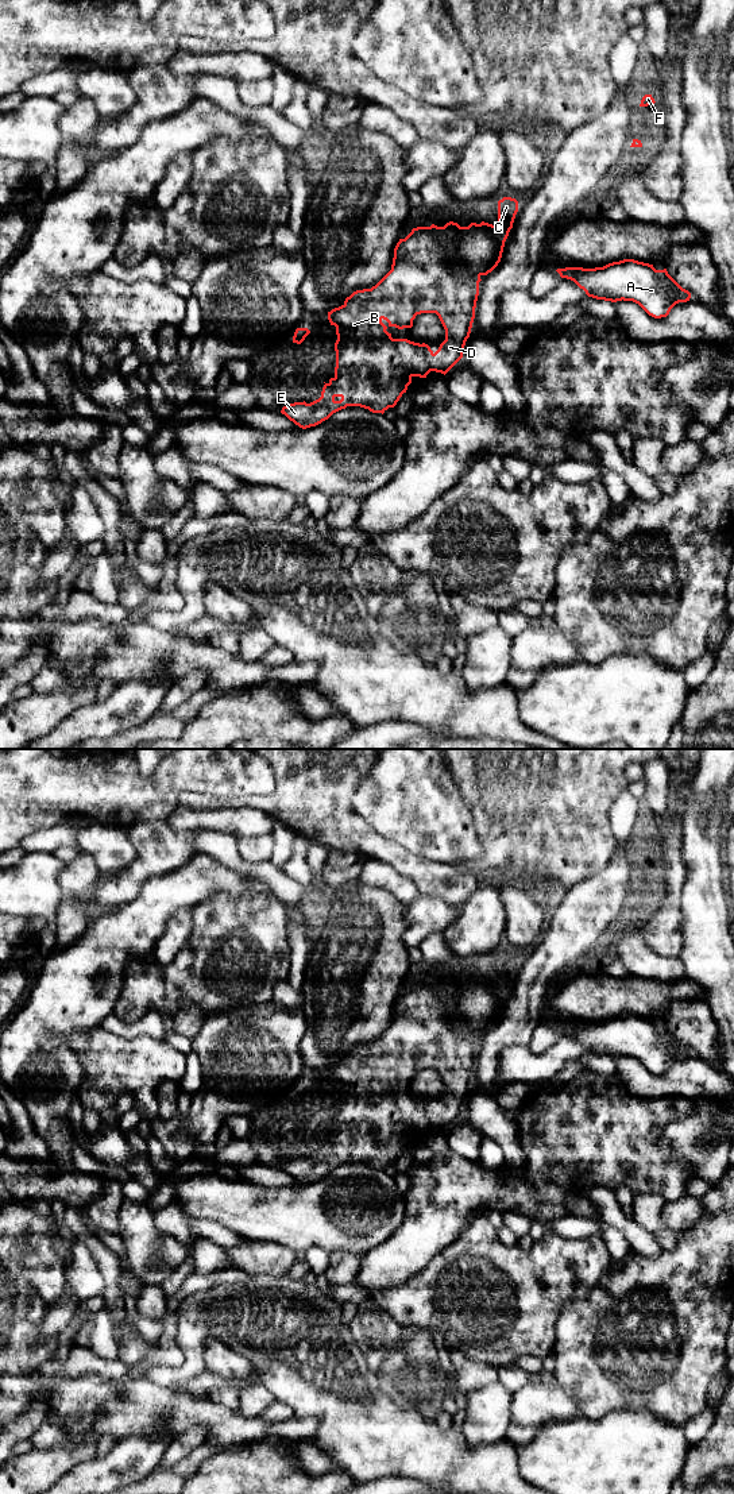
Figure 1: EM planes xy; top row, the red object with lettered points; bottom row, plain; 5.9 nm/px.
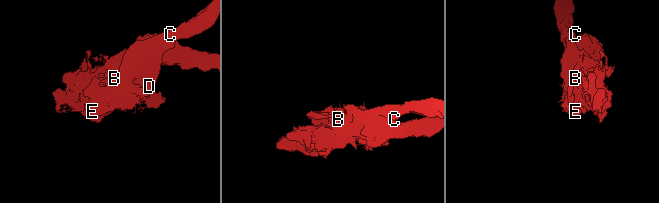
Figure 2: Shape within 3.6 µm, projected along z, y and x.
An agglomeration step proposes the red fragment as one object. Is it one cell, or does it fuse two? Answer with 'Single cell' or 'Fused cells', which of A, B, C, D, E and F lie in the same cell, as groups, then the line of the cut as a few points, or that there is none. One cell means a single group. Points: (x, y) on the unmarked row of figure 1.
Fused cells. Groups: A / B C D E F. Split along xy (443, 983), (447, 991), (448, 1006), (479, 1037)

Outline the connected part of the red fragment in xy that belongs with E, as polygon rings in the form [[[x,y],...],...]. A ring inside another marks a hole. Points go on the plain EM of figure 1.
[[[432,980],[413,984],[397,999],[391,1026],[375,1042],[354,1047],[341,1062],[328,1068],[337,1090],[336,1123],[321,1153],[310,1159],[289,1159],[281,1169],[302,1185],[321,1180],[347,1162],[383,1170],[397,1161],[413,1132],[426,1134],[430,1127],[445,1131],[463,1113],[478,1051],[479,1036],[449,1008],[444,983]],[[421,1069],[436,1069],[445,1085],[445,1096],[436,1108],[425,1099],[393,1095],[386,1086],[389,1082],[412,1084]]]

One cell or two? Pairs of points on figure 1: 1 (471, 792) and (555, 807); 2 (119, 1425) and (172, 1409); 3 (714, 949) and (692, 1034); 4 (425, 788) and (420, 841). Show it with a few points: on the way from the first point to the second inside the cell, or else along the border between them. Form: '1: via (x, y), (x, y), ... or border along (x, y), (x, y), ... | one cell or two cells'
1: via (491, 806), (534, 807) | one cell
2: via (132, 1412), (158, 1410) | one cell
3: border along (703, 999), (718, 1029) | two cells
4: via (420, 802), (420, 827) | one cell

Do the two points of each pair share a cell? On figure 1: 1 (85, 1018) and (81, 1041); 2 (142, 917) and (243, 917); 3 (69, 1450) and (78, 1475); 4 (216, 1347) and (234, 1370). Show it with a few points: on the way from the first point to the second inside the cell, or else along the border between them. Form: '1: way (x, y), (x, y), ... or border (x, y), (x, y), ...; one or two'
1: border (88, 1030), (73, 1033), (65, 1039); two
2: border (219, 892), (190, 910); two
3: border (95, 1456), (78, 1462), (57, 1479); two
4: way (216, 1352), (228, 1365); one

